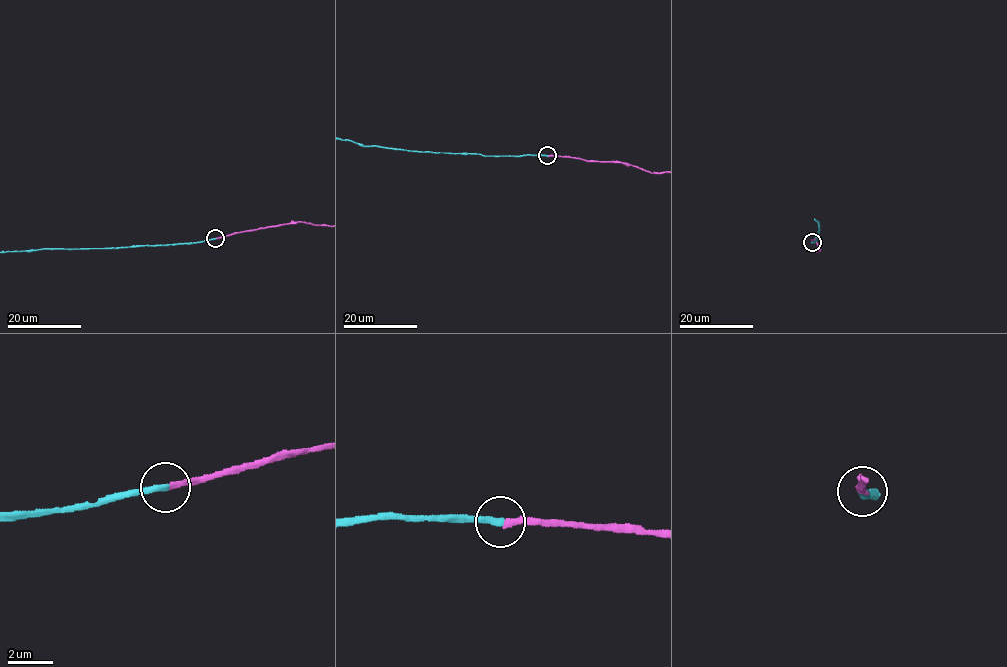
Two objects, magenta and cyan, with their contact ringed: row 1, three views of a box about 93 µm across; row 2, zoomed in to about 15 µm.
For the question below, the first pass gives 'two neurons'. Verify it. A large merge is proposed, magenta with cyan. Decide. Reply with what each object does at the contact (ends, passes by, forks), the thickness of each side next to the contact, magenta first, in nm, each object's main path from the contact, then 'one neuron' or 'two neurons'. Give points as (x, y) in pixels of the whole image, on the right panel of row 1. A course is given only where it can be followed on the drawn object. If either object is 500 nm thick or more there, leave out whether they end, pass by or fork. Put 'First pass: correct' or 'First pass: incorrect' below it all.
magenta ends there; cyan ends there; 260 nm thick on the magenta side, 320 nm on the other; one neuron
First pass: incorrect

